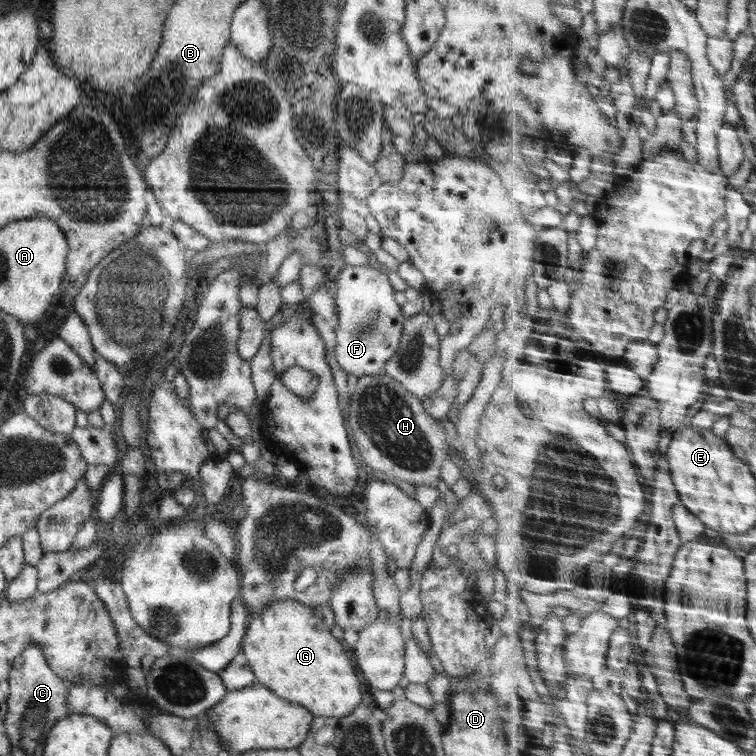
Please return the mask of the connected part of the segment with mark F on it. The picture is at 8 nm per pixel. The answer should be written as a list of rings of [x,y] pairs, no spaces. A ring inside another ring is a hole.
[[[370,263],[360,266],[345,265],[336,277],[337,309],[334,332],[336,362],[352,376],[370,376],[384,373],[384,365],[398,350],[405,317],[394,298],[394,288],[388,275],[373,268]]]

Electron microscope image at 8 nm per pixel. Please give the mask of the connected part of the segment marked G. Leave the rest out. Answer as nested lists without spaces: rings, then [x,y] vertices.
[[[286,599],[272,602],[272,604],[268,604],[264,609],[262,609],[261,612],[258,612],[257,616],[251,616],[248,619],[247,629],[244,638],[242,639],[241,652],[245,655],[245,658],[248,659],[248,664],[255,676],[255,682],[268,687],[270,691],[280,698],[286,699],[291,703],[300,703],[300,705],[306,707],[306,709],[308,709],[308,711],[315,717],[322,716],[323,718],[336,718],[339,720],[344,716],[350,715],[354,708],[362,702],[360,680],[358,680],[358,676],[356,676],[356,665],[351,657],[351,652],[345,651],[341,642],[332,635],[330,628],[328,628],[328,625],[324,623],[323,616],[319,610],[304,605],[298,600]]]

